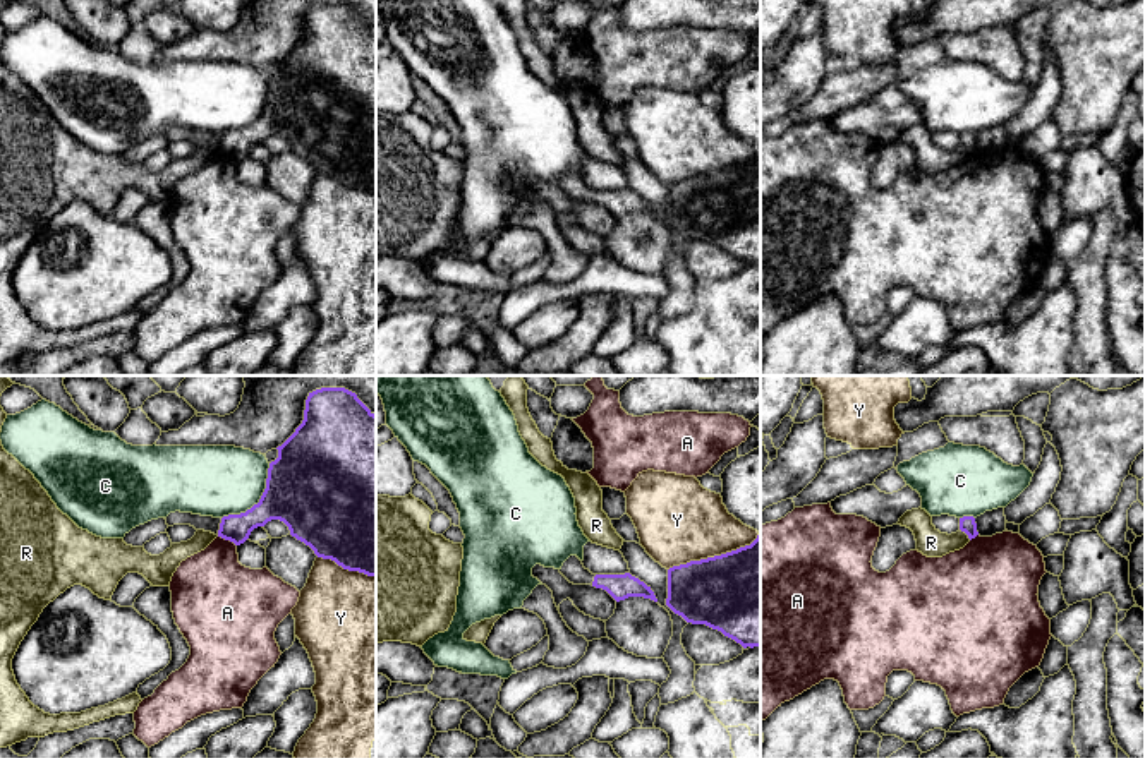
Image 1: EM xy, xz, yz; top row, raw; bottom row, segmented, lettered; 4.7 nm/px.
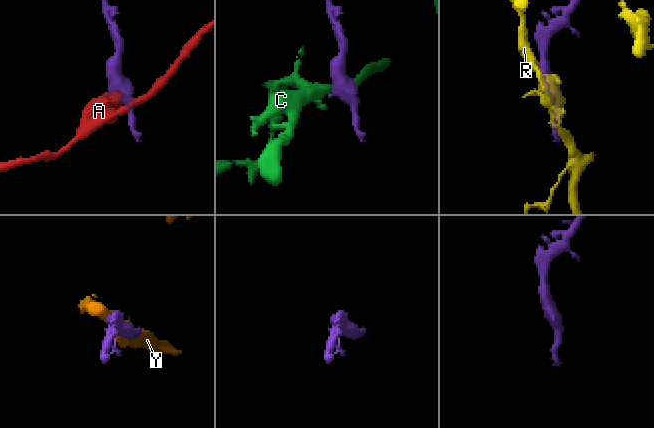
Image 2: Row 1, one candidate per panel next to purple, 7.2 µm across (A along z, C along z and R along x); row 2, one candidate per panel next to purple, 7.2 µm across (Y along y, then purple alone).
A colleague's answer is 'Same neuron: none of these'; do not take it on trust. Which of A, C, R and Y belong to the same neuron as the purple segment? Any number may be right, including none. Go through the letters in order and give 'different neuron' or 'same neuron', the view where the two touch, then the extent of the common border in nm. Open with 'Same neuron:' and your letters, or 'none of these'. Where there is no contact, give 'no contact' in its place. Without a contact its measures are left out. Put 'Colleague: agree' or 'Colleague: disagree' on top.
Colleague: agree
Same neuron: none of these
A: different neuron; meets purple in xy; contact 100 nm long
C: different neuron; meets purple in xy; contact 340 nm long
R: different neuron; meets purple in yz; contact 80 nm long
Y: different neuron; meets purple in xz; contact 460 nm long

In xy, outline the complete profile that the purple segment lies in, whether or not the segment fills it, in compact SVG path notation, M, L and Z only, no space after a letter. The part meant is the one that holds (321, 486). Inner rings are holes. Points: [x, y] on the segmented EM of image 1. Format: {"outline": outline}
{"outline": "M345 388L316 389L306 400L302 424L276 449L278 458L270 463L259 502L245 513L223 516L218 537L240 545L254 528L280 520L290 535L309 545L318 557L331 559L348 571L376 576L376 415Z"}

